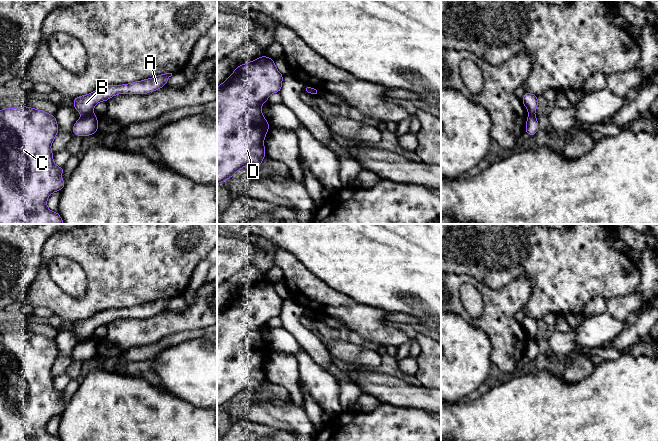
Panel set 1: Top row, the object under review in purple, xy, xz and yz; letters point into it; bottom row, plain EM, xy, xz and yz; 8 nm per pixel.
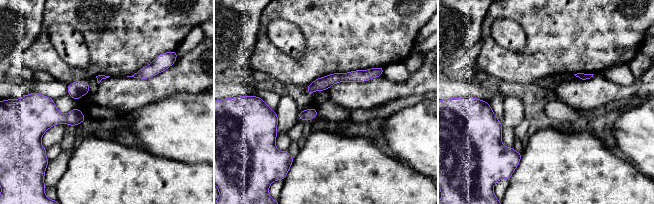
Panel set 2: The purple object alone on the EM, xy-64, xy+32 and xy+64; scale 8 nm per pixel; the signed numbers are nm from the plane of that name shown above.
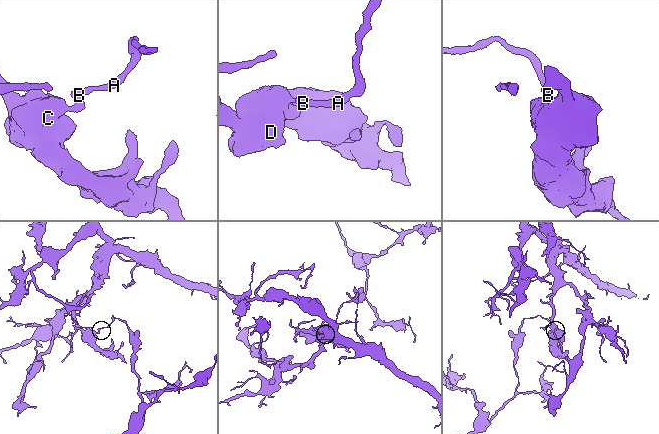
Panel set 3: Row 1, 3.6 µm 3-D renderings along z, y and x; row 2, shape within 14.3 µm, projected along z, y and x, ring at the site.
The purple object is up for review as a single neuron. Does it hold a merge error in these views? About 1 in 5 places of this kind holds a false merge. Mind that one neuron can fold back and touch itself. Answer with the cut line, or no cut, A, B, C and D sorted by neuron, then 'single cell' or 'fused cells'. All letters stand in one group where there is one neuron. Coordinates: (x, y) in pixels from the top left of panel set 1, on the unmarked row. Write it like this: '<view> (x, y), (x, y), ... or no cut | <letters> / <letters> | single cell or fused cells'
xy (92, 336), (84, 339) | A B / C D | fused cells

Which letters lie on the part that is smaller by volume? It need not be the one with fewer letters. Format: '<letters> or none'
A, B

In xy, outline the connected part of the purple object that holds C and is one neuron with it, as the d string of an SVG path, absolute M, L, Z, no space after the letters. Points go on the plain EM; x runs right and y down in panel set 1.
M27 330L0 334L0 441L61 441L47 431L48 421L66 408L61 402L64 390L55 389L51 374L58 355L56 341L43 334Z

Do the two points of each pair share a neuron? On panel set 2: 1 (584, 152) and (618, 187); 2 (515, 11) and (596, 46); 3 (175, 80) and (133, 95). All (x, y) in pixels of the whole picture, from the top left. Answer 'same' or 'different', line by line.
1: same
2: same
3: same

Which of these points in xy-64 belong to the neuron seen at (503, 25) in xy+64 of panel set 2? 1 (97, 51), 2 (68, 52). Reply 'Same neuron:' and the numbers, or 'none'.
Same neuron: 2

